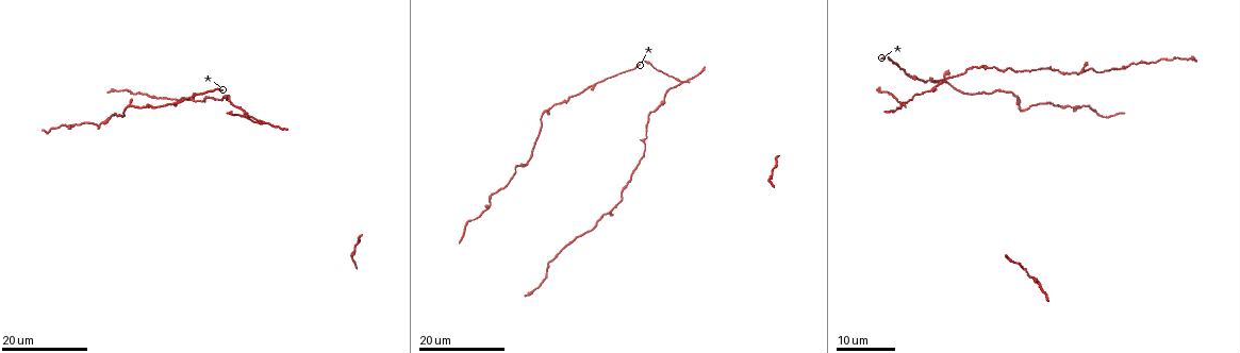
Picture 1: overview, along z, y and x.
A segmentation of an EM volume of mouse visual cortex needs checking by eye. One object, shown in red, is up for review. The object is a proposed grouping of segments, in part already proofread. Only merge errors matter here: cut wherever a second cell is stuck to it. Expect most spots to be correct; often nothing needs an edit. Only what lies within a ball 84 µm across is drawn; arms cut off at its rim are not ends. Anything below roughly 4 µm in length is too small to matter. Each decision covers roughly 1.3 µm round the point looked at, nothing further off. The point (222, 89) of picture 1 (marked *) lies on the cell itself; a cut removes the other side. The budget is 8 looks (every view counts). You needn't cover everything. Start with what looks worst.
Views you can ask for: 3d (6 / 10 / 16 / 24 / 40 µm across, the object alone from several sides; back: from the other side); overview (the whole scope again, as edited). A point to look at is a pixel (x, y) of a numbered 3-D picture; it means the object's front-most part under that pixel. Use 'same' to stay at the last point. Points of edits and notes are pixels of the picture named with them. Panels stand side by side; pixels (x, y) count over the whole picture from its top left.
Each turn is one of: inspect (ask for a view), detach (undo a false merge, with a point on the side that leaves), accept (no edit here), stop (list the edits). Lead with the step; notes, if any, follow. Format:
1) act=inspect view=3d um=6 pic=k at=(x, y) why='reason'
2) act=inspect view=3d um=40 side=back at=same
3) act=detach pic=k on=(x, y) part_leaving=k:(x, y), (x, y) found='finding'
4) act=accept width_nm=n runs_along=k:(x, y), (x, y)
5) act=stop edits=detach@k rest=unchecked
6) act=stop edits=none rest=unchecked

act=inspect view=3d um=16 pic=1 at=(264, 120) why='three-way junction'

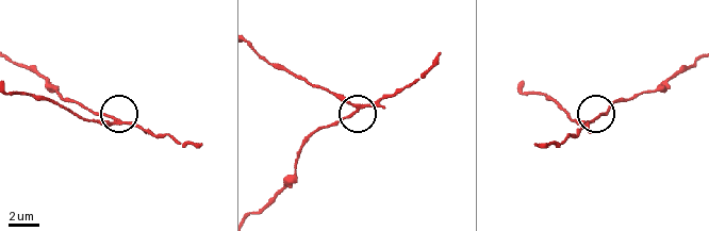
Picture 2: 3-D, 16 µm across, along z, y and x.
act=inspect view=3d um=6 pic=2 at=(595, 119)

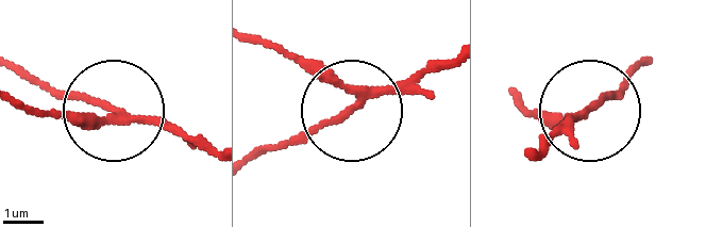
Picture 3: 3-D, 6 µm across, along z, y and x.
act=detach pic=3 on=(83, 118) part_leaving=3:(143, 120), (14, 108) found='two cells meet here'

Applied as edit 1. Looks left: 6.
act=inspect view=3d um=16 pic=1 at=(592, 86) why='three-way junction'

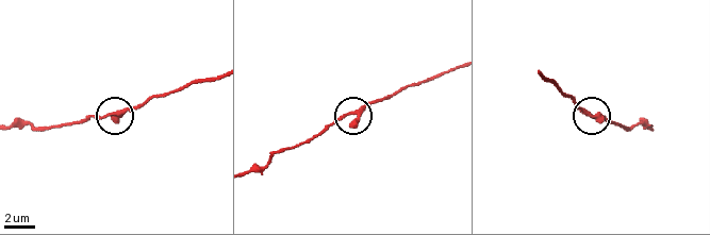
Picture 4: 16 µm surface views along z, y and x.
act=inspect view=3d um=6 pic=4 at=(110, 116)

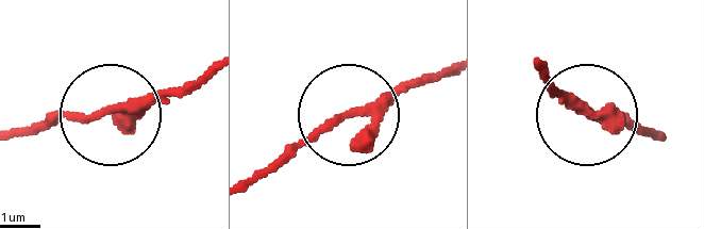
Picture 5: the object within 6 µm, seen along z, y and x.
act=accept arms=3 runs_along=5:(202, 75), (100, 116), (33, 126) found='continuous, no second cell'

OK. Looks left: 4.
act=inspect view=3d um=16 pic=1 at=(551, 106) why='two arms in line, one across'

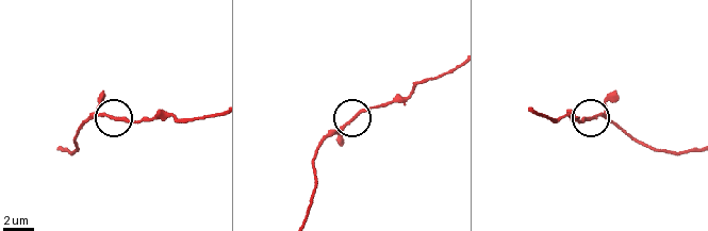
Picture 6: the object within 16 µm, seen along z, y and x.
act=inspect view=3d um=6 pic=6 at=(346, 124)

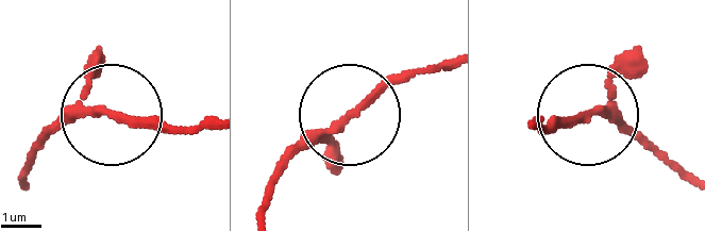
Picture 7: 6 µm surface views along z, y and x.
act=accept runs_along=7:(531, 125), (613, 114), (650, 142) found='continuous, no second cell'

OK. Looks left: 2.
act=inspect view=3d um=16 pic=1 at=(611, 207) why='thick turns thin'

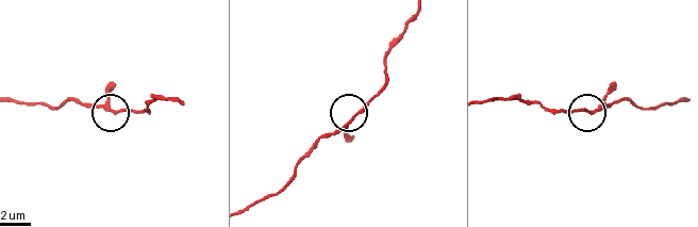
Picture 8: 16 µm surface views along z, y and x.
act=inspect view=3d um=10 pic=8 at=(593, 111)

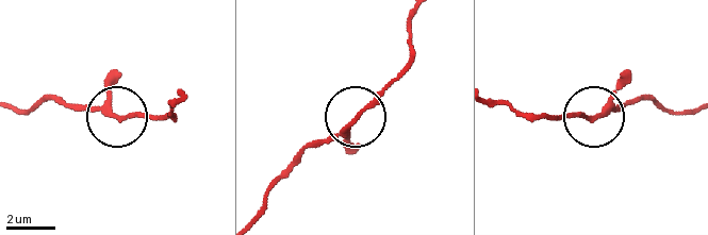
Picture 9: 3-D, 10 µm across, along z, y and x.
act=accept runs_along=9:(181, 100), (174, 102), (174, 115), (105, 115), (60, 102) found='one cell here'

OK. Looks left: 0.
act=stop edits=detach@3 rest=unchecked

